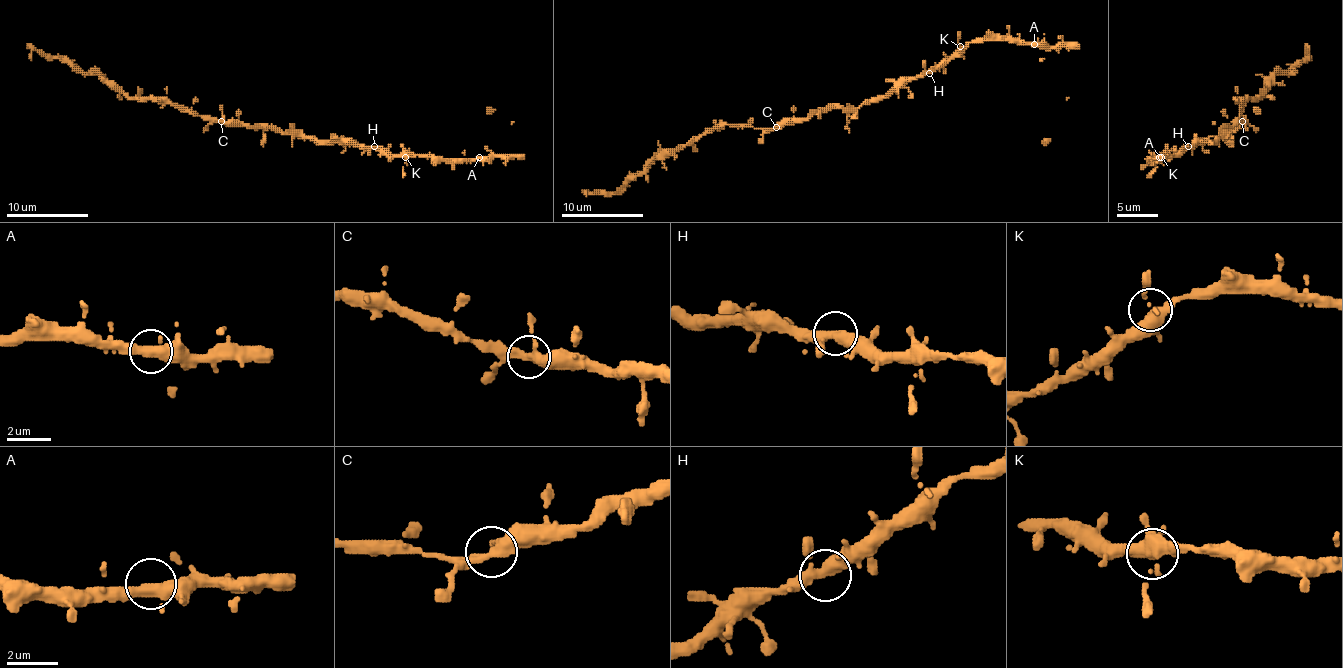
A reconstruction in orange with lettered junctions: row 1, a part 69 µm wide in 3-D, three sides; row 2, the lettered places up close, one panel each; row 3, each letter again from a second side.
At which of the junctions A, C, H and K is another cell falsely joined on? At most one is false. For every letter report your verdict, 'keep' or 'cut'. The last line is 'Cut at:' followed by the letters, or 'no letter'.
A: keep
C: keep
H: keep
K: keep
Cut at: no letter

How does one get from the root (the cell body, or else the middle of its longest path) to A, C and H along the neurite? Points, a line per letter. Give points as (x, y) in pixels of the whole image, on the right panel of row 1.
A: (1223, 136), (1217, 140), (1198, 140), (1176, 155), (1157, 155), (1155, 159), (1159, 157)
C: (1223, 136), (1227, 128), (1241, 122)
H: (1223, 136), (1217, 140), (1198, 140), (1188, 146)

